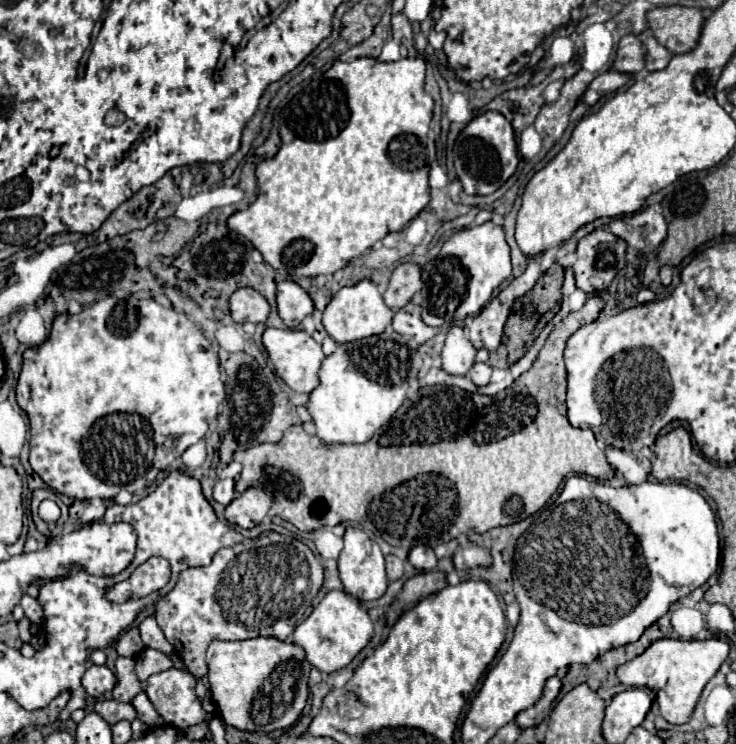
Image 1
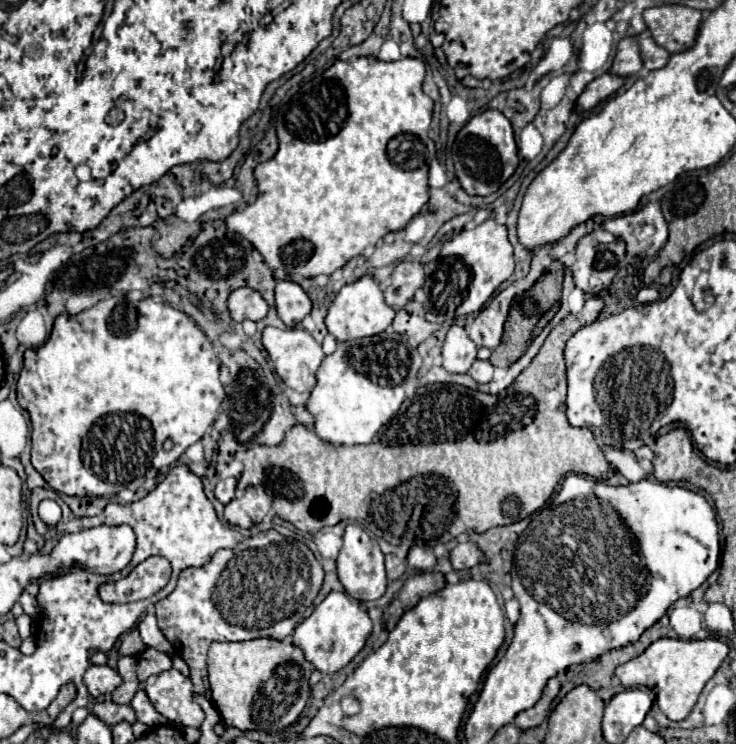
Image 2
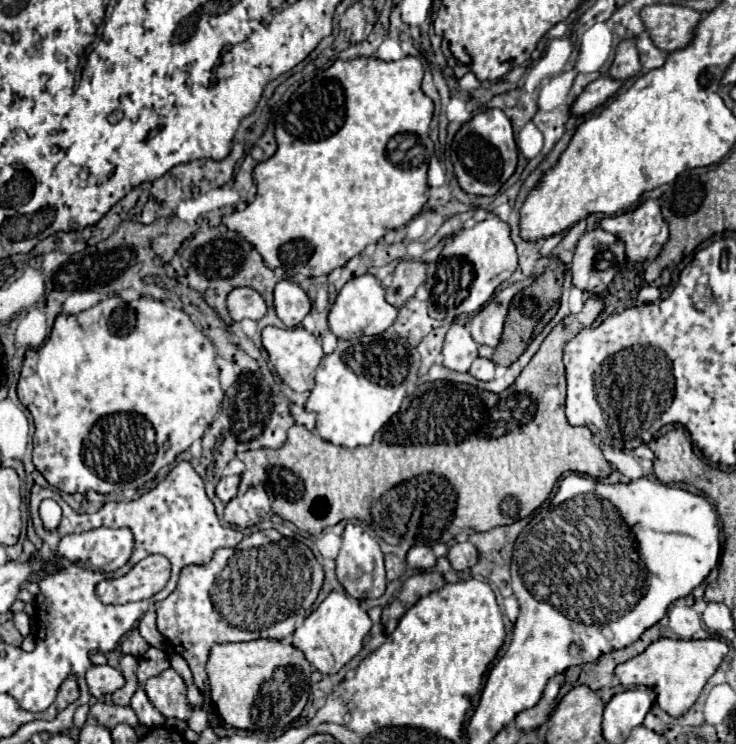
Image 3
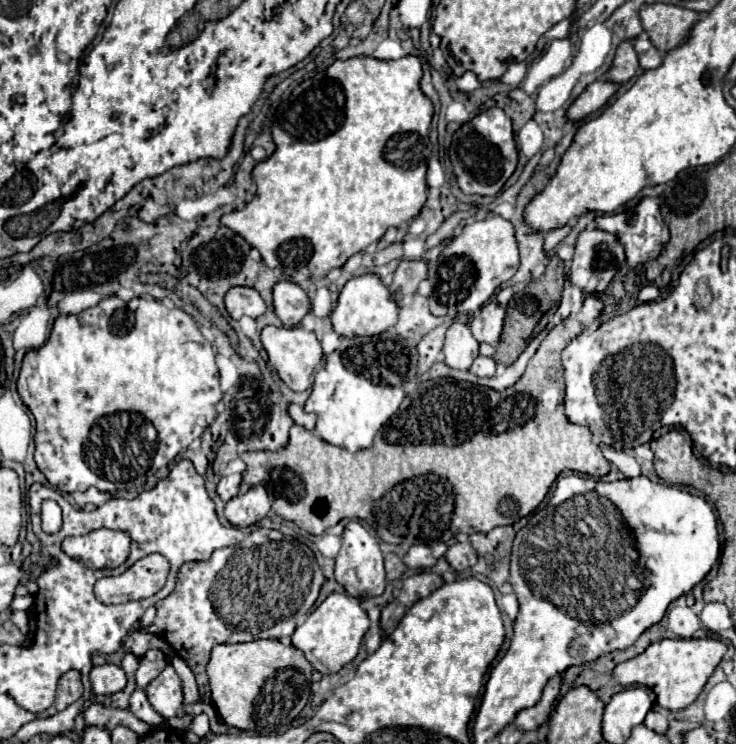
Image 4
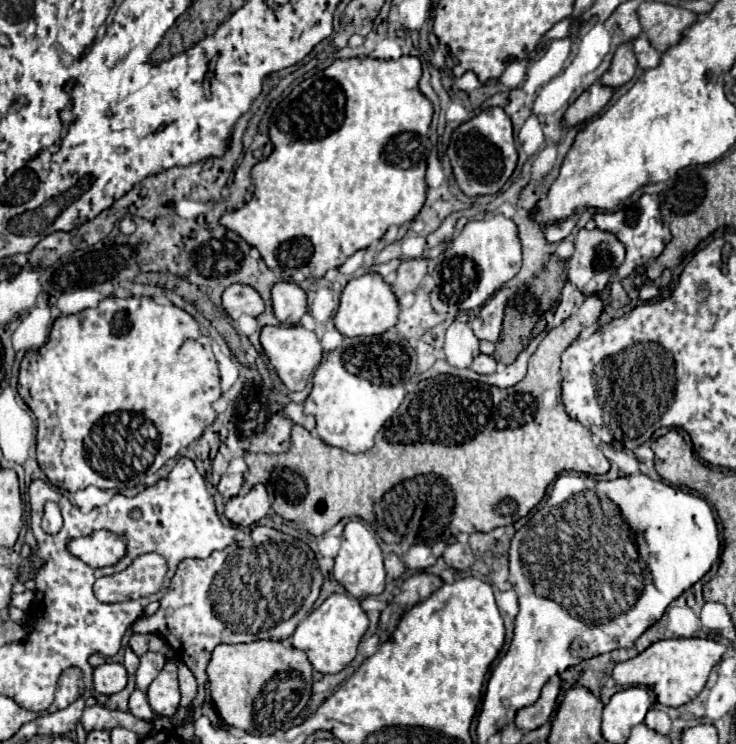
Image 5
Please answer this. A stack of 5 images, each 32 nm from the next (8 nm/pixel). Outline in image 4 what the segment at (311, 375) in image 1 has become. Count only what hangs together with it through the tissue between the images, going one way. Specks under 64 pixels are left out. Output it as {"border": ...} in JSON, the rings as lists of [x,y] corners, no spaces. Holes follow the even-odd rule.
{"border":[[[266,326],[262,330],[262,346],[268,354],[268,360],[270,364],[274,366],[274,370],[278,372],[280,380],[294,392],[302,392],[306,388],[312,386],[312,380],[314,380],[314,370],[316,366],[320,364],[324,352],[322,352],[322,346],[316,338],[314,332],[308,332],[304,330],[302,326],[294,326],[294,328],[286,328],[286,326]]]}

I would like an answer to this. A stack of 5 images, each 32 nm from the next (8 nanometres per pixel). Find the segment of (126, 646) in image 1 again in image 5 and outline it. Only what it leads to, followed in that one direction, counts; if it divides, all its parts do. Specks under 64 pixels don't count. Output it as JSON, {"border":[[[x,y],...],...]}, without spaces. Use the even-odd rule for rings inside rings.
{"border":[[[132,634],[128,640],[128,646],[138,654],[146,654],[148,652],[148,634]]]}

